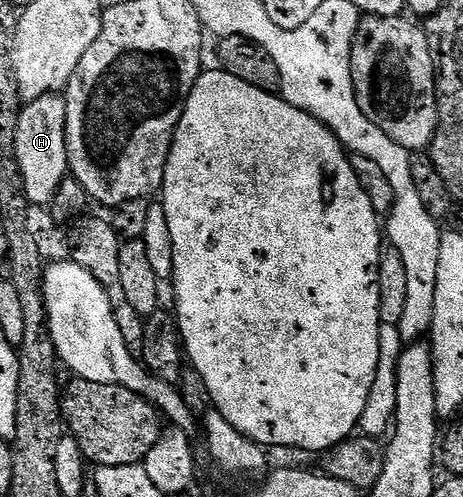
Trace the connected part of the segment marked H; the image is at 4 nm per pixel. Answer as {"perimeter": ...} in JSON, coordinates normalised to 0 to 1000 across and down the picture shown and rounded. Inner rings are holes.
{"perimeter":[[[114,189],[63,201],[43,219],[35,264],[35,336],[52,372],[52,400],[63,412],[110,412],[125,374],[149,352],[143,302],[143,205],[136,191]]]}

